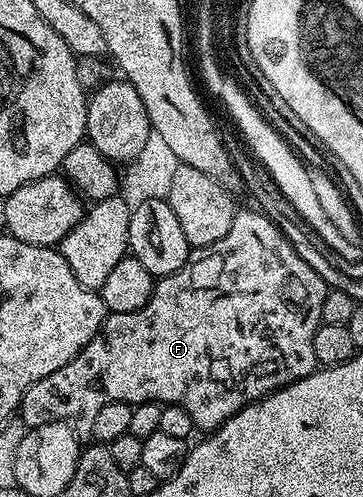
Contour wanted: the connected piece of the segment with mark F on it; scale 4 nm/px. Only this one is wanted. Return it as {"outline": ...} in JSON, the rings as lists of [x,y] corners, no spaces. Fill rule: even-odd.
{"outline":[[[259,210],[237,211],[234,222],[230,222],[230,230],[226,230],[226,235],[223,238],[218,238],[218,242],[210,242],[210,246],[192,248],[189,251],[187,262],[178,271],[169,276],[159,277],[153,283],[150,298],[146,302],[146,306],[142,306],[142,310],[113,312],[105,315],[104,324],[100,331],[73,360],[66,362],[66,366],[62,366],[62,370],[54,370],[54,374],[46,374],[46,378],[38,378],[38,382],[34,382],[34,386],[30,386],[30,390],[26,390],[26,394],[22,394],[18,420],[24,423],[25,429],[46,426],[50,422],[64,422],[71,424],[81,433],[88,434],[92,431],[94,414],[98,414],[98,410],[102,410],[102,406],[106,406],[110,402],[126,402],[130,405],[145,404],[152,400],[161,406],[165,404],[182,406],[182,410],[186,410],[186,414],[190,414],[193,425],[199,431],[201,428],[201,433],[214,432],[223,426],[231,416],[238,414],[238,410],[242,410],[252,401],[260,400],[263,396],[277,392],[278,389],[293,384],[296,380],[306,378],[310,373],[316,371],[318,365],[314,358],[314,334],[321,325],[322,298],[326,298],[328,289],[329,287],[322,277],[298,256],[294,246],[284,236],[283,230],[269,216],[265,216]]]}

